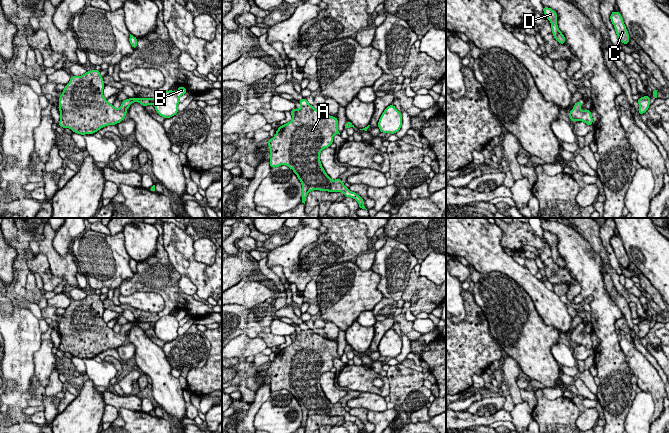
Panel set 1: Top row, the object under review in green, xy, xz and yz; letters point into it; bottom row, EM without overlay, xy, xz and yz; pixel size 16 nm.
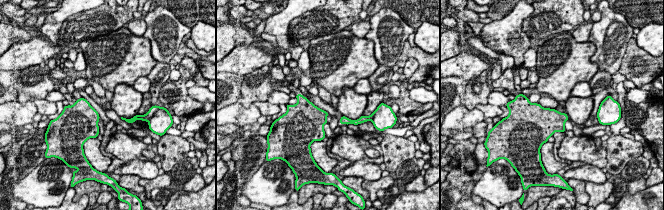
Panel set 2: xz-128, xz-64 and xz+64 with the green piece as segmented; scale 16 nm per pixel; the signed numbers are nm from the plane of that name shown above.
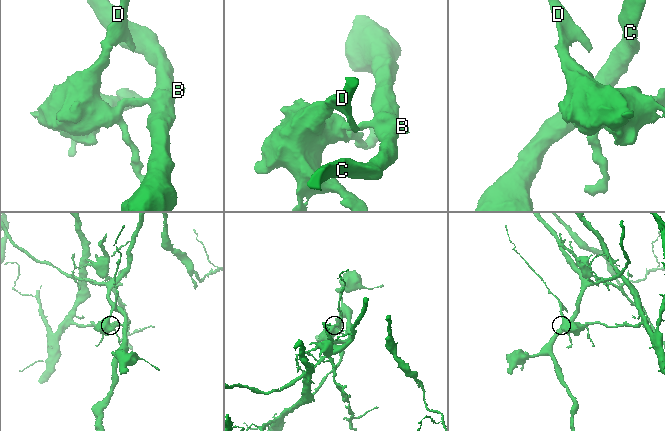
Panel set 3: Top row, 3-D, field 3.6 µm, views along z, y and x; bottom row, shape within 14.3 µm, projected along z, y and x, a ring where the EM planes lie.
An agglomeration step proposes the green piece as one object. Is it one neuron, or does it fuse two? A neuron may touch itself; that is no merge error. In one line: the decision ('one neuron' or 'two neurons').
two neurons

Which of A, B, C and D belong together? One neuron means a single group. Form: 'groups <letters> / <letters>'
groups A D / B C

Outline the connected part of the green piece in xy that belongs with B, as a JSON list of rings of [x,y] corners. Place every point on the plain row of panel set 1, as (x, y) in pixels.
[[[179,310],[176,316],[173,314],[165,315],[156,322],[128,322],[121,327],[121,330],[128,333],[133,326],[139,326],[144,331],[153,328],[156,336],[167,343],[178,337],[179,321],[186,316],[187,314],[183,310]]]

